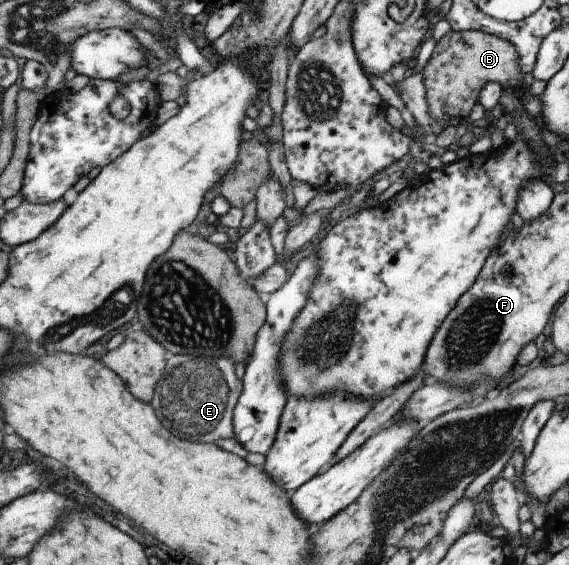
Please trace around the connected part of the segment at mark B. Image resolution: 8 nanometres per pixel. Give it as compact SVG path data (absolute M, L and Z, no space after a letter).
M478 30L446 32L436 43L436 47L423 69L428 113L440 127L456 126L470 115L470 110L478 103L479 91L488 81L502 85L504 89L517 89L524 79L518 65L518 55L512 43L500 37Z

